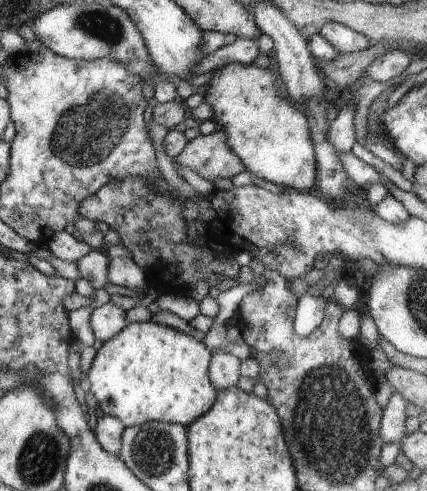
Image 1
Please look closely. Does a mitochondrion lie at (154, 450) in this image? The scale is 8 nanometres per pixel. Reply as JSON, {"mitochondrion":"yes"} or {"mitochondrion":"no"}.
{"mitochondrion":"yes"}

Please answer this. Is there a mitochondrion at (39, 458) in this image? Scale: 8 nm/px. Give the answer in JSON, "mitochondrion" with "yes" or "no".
{"mitochondrion":"yes"}

